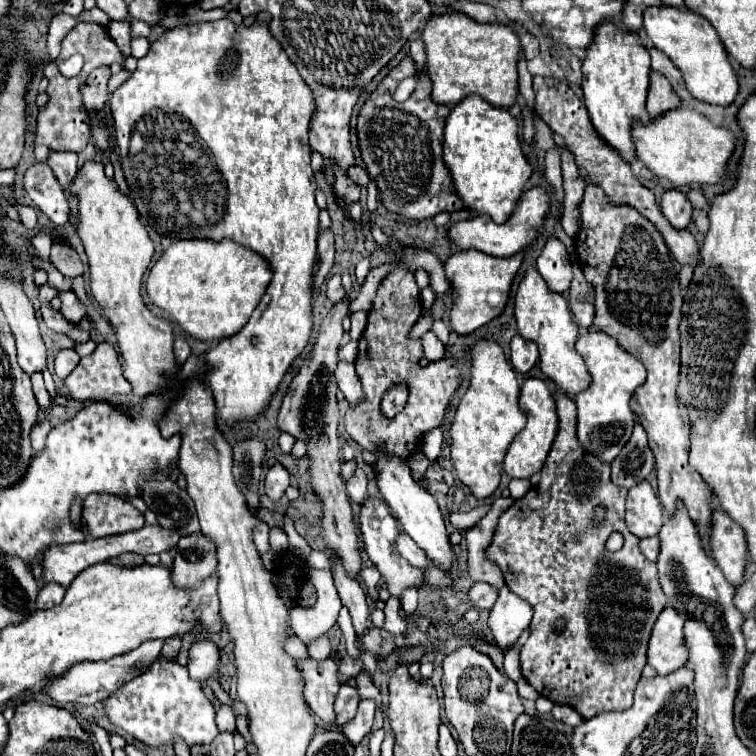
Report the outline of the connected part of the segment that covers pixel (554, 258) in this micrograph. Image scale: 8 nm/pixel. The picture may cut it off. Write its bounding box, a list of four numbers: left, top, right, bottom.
[536,237,572,293]

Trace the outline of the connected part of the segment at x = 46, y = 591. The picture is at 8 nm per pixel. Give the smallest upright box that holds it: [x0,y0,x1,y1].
[38,583,64,609]

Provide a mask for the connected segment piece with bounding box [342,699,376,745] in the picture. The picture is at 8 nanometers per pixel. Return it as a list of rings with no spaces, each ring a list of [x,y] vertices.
[[[362,699],[360,705],[358,705],[356,717],[342,727],[342,733],[348,737],[348,741],[350,741],[352,745],[358,745],[360,739],[372,729],[374,709],[376,709],[376,703],[374,703],[372,699]]]

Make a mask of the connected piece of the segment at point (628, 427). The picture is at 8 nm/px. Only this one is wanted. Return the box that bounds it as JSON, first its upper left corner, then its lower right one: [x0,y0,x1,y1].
[574,331,646,463]

